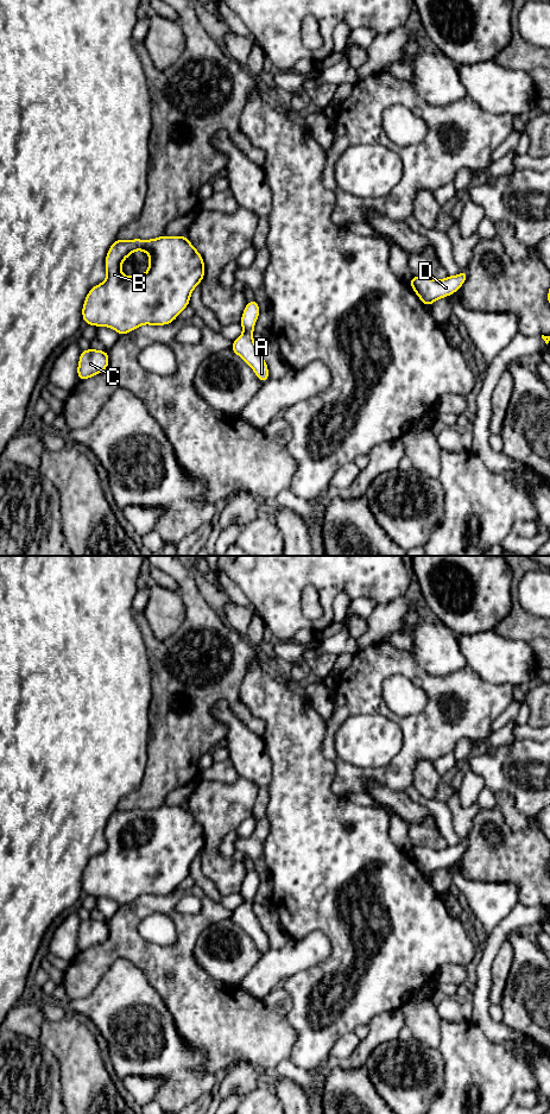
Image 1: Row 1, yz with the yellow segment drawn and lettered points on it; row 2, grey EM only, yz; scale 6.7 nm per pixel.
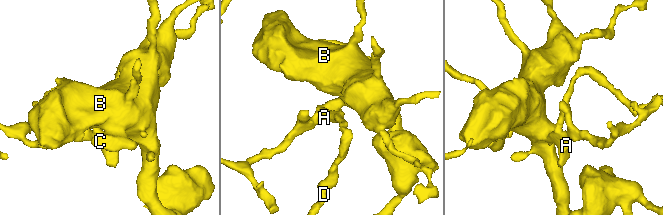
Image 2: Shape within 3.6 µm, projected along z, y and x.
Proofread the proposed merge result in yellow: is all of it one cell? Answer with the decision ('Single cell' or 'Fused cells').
Single cell

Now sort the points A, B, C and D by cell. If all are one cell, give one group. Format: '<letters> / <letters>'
A B C D

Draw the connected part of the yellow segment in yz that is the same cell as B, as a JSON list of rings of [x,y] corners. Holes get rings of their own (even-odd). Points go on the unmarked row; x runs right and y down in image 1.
[[[187,805],[157,809],[116,809],[106,824],[107,847],[103,853],[93,856],[82,875],[82,890],[87,895],[109,897],[119,905],[126,905],[140,895],[167,895],[189,876],[190,866],[202,853],[206,843],[204,830]],[[134,821],[148,824],[148,840],[132,847],[121,842],[121,835]]]

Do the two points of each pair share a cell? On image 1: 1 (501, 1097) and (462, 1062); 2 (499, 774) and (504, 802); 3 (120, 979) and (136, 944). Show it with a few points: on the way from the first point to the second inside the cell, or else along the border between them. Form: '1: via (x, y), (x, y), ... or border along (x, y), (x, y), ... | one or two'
1: via (492, 1088), (472, 1068) | one
2: border along (497, 793), (507, 793), (522, 812) | two
3: border along (103, 974), (117, 960), (126, 959), (149, 980) | two

